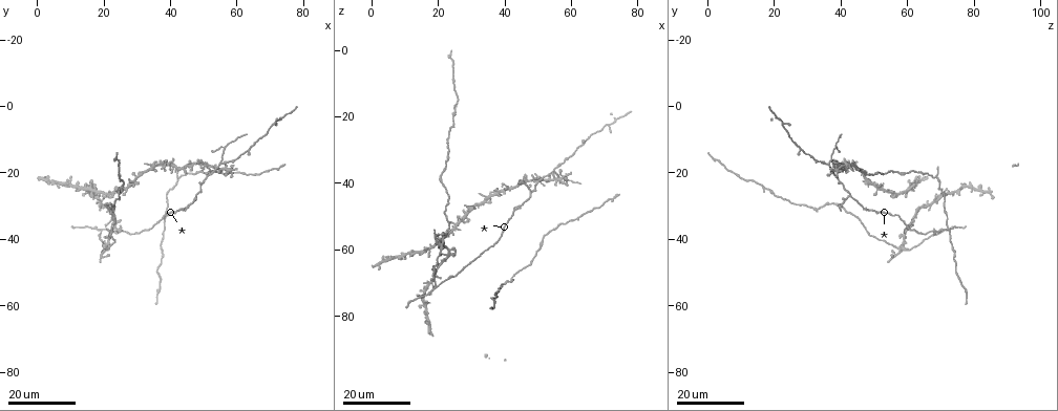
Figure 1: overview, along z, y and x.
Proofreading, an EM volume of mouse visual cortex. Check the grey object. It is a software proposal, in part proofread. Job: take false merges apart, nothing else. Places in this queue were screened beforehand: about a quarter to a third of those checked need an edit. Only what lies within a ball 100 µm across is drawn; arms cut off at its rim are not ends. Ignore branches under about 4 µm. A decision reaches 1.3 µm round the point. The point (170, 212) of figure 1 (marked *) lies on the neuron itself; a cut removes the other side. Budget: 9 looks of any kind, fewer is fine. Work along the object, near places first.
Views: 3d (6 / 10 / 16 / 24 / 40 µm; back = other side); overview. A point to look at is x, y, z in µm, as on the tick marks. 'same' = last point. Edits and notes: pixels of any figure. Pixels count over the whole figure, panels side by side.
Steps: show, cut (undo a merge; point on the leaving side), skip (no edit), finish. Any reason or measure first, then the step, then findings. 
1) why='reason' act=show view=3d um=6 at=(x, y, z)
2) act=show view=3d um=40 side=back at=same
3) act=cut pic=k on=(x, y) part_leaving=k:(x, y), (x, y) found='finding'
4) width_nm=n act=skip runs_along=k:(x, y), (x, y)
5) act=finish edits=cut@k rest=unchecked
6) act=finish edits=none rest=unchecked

why='arms part here' act=show view=3d um=24 at=(19.5, 37.5, 72.0)

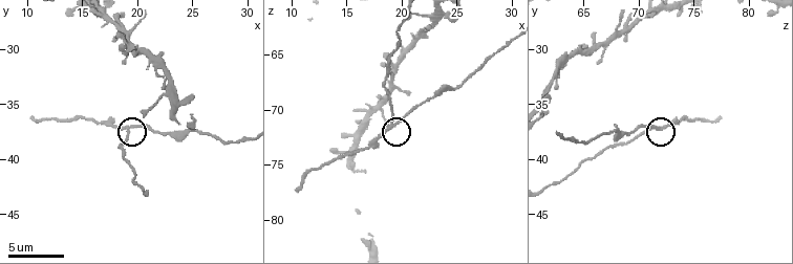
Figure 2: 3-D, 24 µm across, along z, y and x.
act=show view=3d um=10 at=(19.0, 37.2, 71.0)

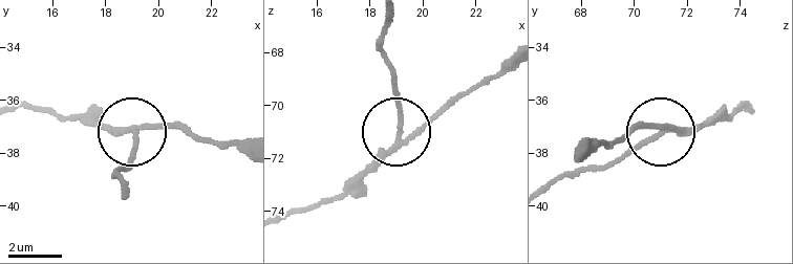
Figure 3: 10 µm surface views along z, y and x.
act=show view=3d um=6 at=(19.0, 37.2, 71.2)

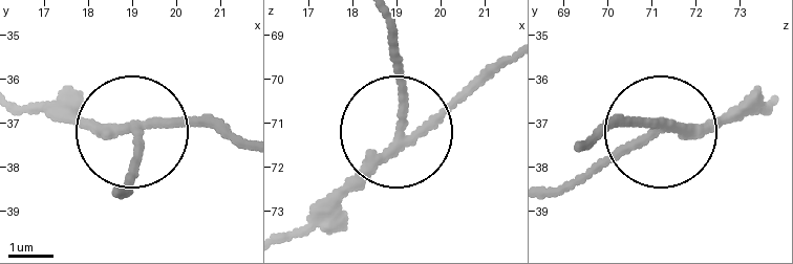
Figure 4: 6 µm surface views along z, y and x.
arms=3 act=skip runs_along=4:(507, 59), (398, 134), (307, 227) found='continuous, no second neuron'

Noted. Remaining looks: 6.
why='three arms meet' act=show view=3d um=24 at=(48.0, 27.5, 42.5)

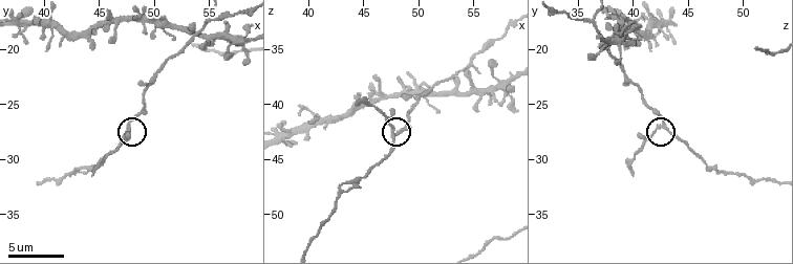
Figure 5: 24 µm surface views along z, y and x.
act=show view=3d um=6 at=(47.8, 27.2, 42.6)

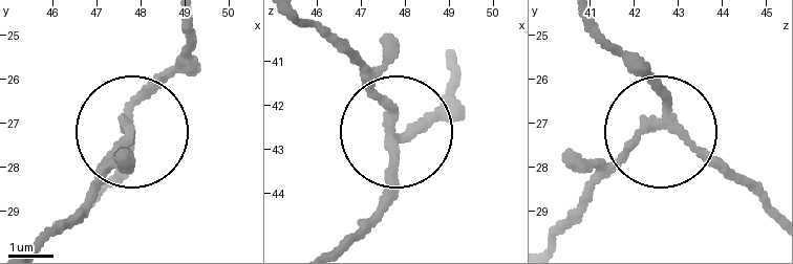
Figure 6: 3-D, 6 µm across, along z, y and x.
side_arm_um=7 act=cut pic=6 on=(109, 166) part_leaving=6:(663, 117), (554, 241) found='a second neuron is stuck on'

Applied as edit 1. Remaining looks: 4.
why='redraw' act=show view=overview

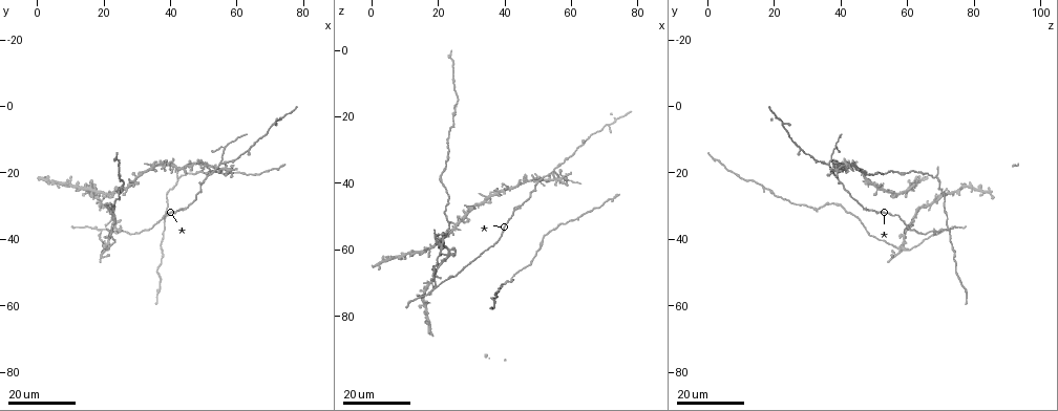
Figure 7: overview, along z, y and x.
why='four-way junction' act=show view=3d um=10 at=(57.8, 19.2, 39.0)

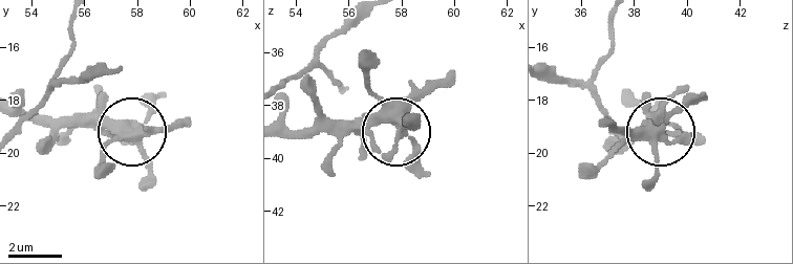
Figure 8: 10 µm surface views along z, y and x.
act=skip found='all the same neuron'

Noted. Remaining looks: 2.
why='side arm on a straight run' act=show view=3d um=6 at=(53.6, 18.6, 37.2)

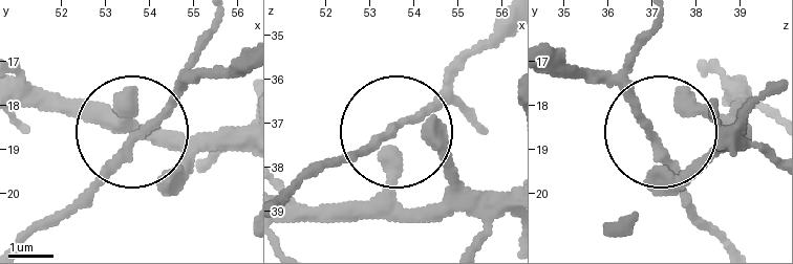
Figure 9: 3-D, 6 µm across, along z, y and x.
side_arm_um=39 act=skip runs_along=9:(713, 237), (668, 147), (593, 71) found='one neuron here'

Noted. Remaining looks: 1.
act=finish edits=cut@6 rest=unchecked

